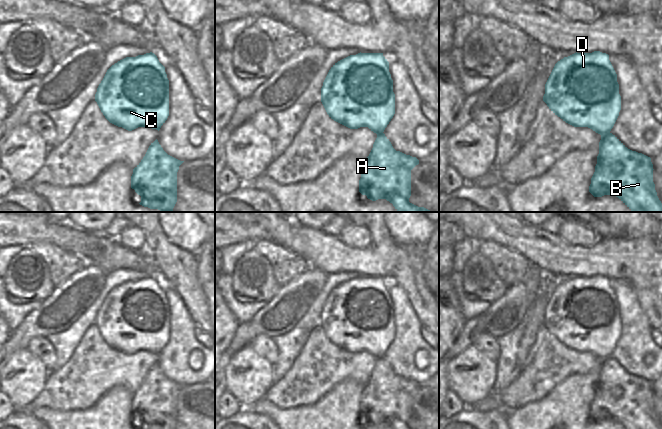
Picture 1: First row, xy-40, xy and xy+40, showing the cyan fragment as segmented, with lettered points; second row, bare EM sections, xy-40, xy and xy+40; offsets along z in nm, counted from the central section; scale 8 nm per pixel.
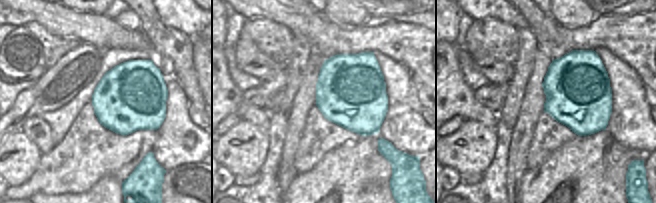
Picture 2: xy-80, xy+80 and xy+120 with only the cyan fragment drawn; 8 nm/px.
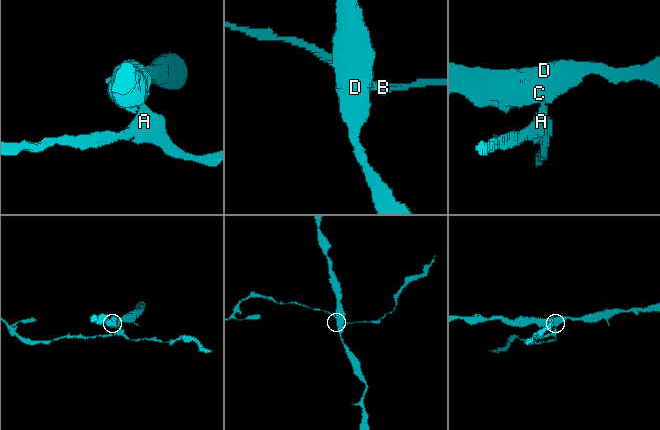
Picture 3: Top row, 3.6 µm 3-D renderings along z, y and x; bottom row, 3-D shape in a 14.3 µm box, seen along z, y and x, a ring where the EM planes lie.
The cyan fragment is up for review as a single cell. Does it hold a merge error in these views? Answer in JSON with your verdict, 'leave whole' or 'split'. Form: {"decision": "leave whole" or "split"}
{"decision": "split"}

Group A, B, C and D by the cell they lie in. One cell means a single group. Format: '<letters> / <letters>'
A B / C D

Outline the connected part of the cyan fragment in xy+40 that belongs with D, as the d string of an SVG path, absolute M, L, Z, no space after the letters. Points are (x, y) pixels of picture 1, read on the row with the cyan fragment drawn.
M576 52L558 61L545 84L543 101L566 123L608 134L621 110L617 74L609 55Z

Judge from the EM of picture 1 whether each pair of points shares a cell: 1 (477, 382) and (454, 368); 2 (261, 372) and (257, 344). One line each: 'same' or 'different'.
1: same
2: different

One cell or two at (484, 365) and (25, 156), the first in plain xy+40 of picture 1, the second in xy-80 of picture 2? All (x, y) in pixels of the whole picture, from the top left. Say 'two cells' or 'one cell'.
one cell

